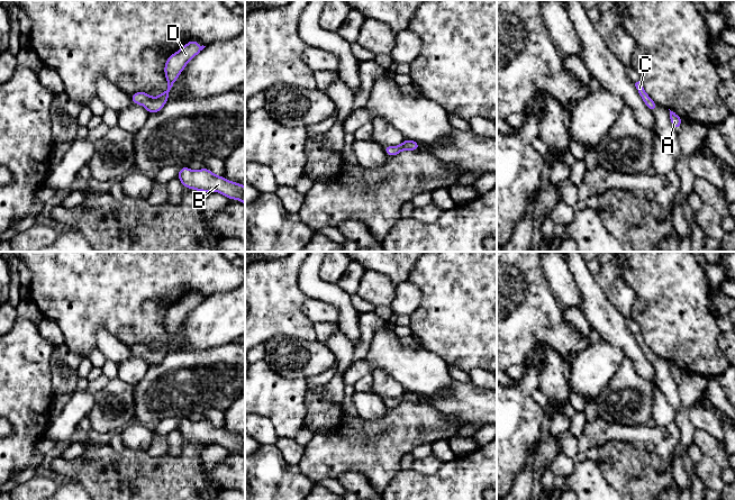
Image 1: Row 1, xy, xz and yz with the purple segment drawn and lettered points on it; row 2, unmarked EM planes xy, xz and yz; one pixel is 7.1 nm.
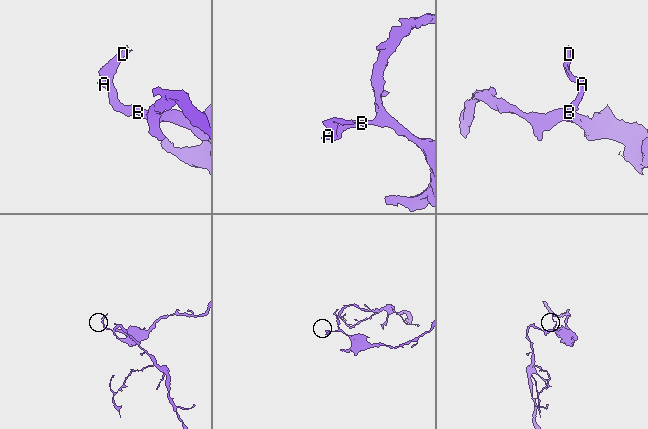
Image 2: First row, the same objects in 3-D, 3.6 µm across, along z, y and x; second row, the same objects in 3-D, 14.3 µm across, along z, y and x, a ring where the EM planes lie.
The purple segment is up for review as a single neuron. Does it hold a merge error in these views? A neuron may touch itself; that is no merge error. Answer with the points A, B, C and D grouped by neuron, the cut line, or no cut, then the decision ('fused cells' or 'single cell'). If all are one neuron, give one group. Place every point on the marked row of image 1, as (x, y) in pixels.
A B C D; no cut; single cell

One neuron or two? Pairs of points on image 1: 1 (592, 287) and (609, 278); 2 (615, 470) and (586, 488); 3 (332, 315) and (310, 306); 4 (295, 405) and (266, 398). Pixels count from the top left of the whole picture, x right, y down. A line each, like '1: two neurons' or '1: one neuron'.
1: two neurons
2: two neurons
3: one neuron
4: one neuron

